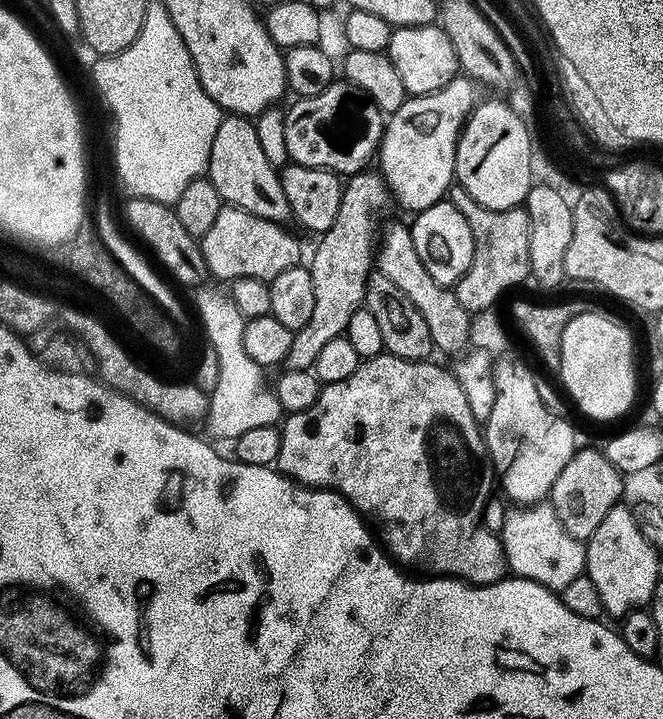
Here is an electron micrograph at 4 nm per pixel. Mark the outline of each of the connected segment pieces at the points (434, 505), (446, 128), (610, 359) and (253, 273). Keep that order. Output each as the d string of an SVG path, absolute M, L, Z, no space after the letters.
M381 354L365 359L356 367L354 374L350 374L350 378L323 385L319 389L316 400L304 412L293 412L283 417L278 428L280 445L274 464L282 475L296 481L297 484L303 484L305 488L327 488L339 492L364 517L365 521L374 525L379 543L397 565L407 566L409 569L421 568L424 571L421 573L424 574L455 576L456 579L466 580L470 584L493 584L509 575L510 565L499 535L486 528L481 509L472 505L472 499L476 496L476 468L472 465L472 452L464 441L464 428L473 426L474 419L466 400L466 391L459 385L453 373L447 367L439 368L432 363L428 360L403 360L397 356Z
M458 74L436 92L408 96L404 104L387 117L378 149L379 171L394 200L396 196L409 214L441 203L445 199L444 191L453 186L456 143L477 103L475 87L469 77Z
M594 312L575 313L560 335L559 364L565 390L586 417L614 420L631 408L636 398L634 342L624 327Z
M221 207L215 213L213 225L199 241L203 252L203 267L225 282L237 280L240 276L249 276L270 282L282 270L297 267L300 260L300 244L284 232L285 225L275 220L263 220L241 208Z

